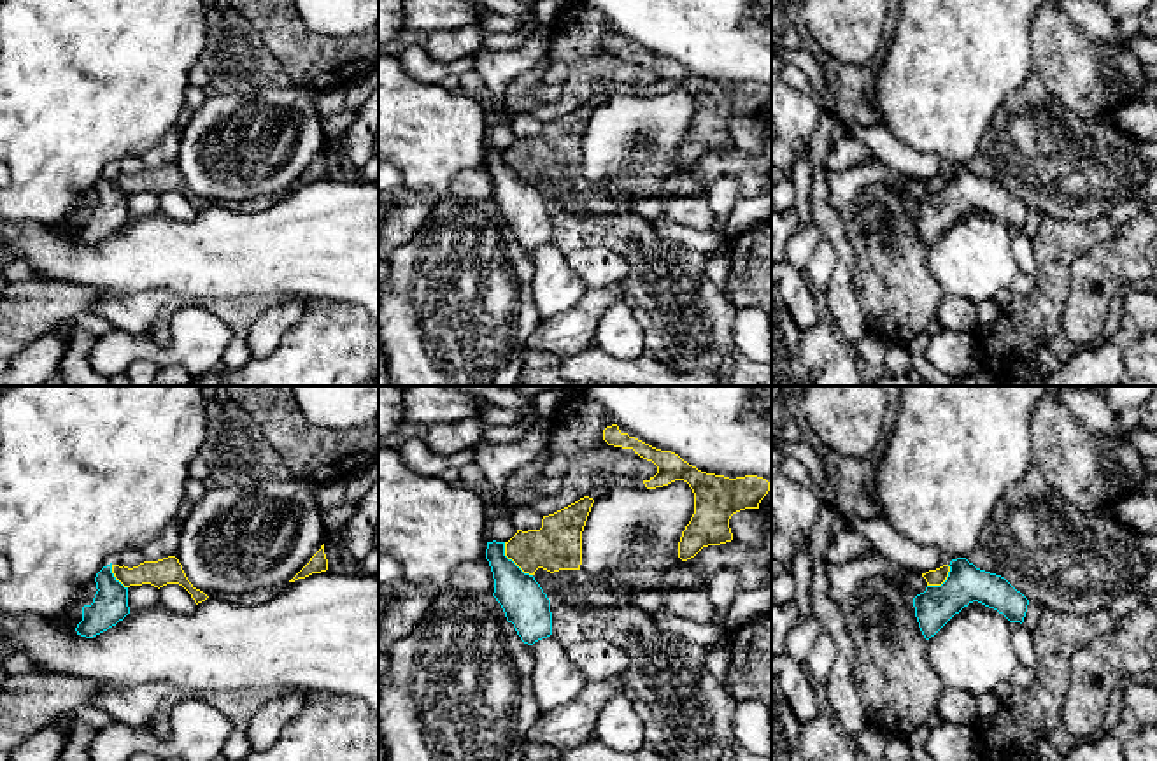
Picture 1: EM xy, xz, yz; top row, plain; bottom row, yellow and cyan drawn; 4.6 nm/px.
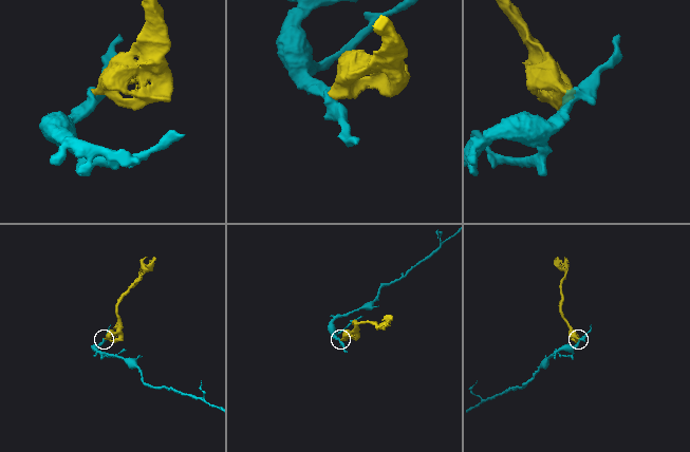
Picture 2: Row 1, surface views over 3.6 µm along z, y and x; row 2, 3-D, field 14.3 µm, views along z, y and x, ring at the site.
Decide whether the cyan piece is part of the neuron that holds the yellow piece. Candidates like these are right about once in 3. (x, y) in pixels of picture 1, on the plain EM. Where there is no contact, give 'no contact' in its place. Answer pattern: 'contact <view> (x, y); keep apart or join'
contact xz (512, 167); keep apart

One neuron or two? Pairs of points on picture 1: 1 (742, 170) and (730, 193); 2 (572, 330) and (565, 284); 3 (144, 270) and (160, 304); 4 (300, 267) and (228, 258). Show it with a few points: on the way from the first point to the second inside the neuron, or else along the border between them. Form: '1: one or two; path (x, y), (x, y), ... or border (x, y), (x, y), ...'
1: two; border (740, 184), (731, 177), (719, 177), (703, 195)
2: two; border (588, 290), (567, 311), (544, 320)
3: two; border (113, 291), (167, 290), (179, 302)
4: one; path (283, 258), (246, 258)

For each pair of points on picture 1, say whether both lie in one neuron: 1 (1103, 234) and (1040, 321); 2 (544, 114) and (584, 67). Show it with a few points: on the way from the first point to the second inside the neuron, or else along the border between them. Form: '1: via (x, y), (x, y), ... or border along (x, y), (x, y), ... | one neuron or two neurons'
1: via (1077, 244), (1052, 269), (1049, 295) | one neuron
2: via (558, 109), (584, 81) | one neuron

